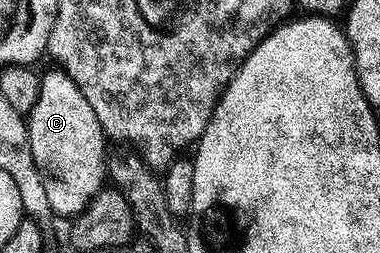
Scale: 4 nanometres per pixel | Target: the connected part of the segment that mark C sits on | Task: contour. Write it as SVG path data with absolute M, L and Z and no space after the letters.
M56 69L42 72L37 101L25 118L29 149L33 149L33 161L37 161L37 169L45 181L49 205L57 215L80 215L95 194L104 190L107 179L108 140L101 121L97 121L97 113L93 113L93 105L85 101L85 93L77 89L66 72Z

